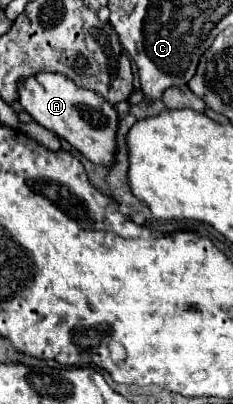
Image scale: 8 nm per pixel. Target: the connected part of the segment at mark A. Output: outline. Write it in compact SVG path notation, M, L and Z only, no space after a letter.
M38 73L20 81L18 103L38 125L56 133L60 139L66 139L92 163L112 165L116 149L114 137L118 129L118 113L108 101L104 101L104 97L96 95L90 89L74 85L70 79L58 73Z

